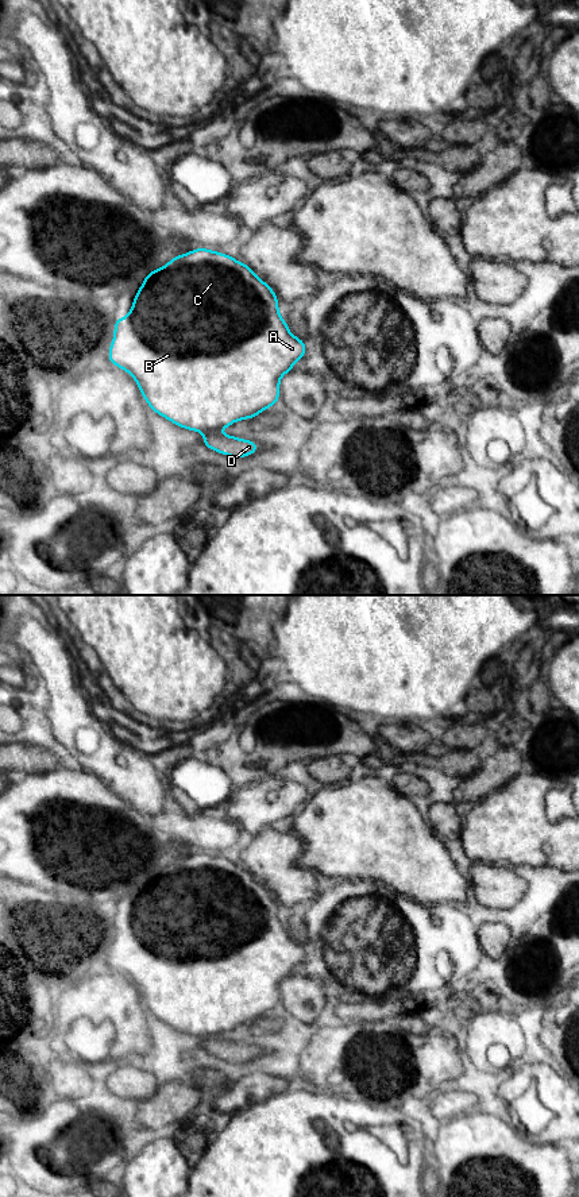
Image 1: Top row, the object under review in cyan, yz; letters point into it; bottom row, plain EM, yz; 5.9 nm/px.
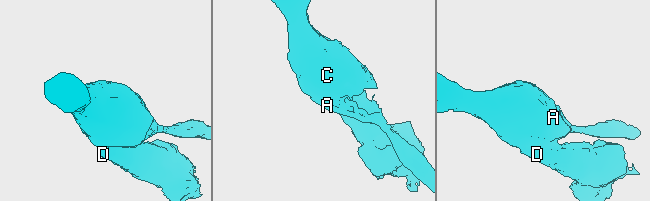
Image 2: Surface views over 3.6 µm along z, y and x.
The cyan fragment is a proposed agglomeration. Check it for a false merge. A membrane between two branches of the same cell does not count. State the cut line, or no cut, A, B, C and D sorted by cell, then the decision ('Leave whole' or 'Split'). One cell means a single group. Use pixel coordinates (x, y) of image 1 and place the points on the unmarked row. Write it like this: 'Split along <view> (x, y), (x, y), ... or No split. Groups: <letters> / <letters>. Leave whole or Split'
Split along yz (213, 1034), (205, 1038). Groups: A B C / D. Split

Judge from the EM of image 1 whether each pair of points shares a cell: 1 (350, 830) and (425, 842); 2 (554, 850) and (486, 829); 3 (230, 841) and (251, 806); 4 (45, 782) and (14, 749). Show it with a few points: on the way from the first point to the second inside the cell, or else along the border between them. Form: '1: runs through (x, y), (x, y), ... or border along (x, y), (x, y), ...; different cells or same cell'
1: runs through (369, 830), (390, 842), (406, 842); same cell
2: runs through (537, 842), (514, 829), (502, 829); same cell
3: border along (247, 829), (255, 834); different cells
4: border along (58, 767), (50, 771), (27, 773); different cells

